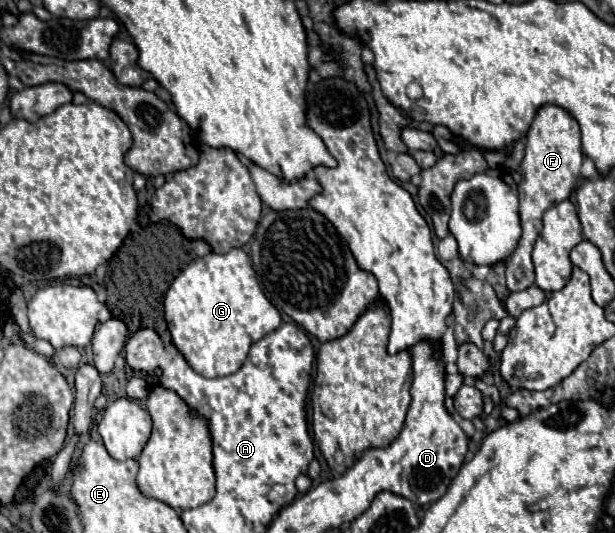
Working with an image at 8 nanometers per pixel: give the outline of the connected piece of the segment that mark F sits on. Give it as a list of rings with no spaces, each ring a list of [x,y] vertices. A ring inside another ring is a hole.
[[[541,105],[527,131],[525,155],[521,161],[523,181],[519,183],[519,217],[521,217],[523,235],[519,239],[515,253],[507,259],[509,291],[523,291],[535,283],[531,249],[543,229],[541,225],[543,213],[549,207],[553,207],[557,201],[563,201],[571,195],[579,177],[581,161],[583,161],[583,151],[581,151],[581,131],[577,119],[559,105]]]

